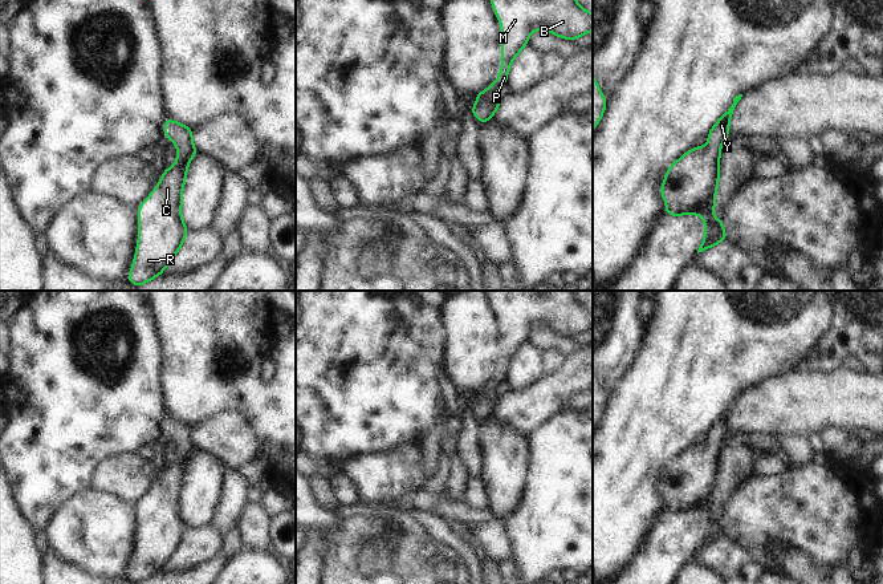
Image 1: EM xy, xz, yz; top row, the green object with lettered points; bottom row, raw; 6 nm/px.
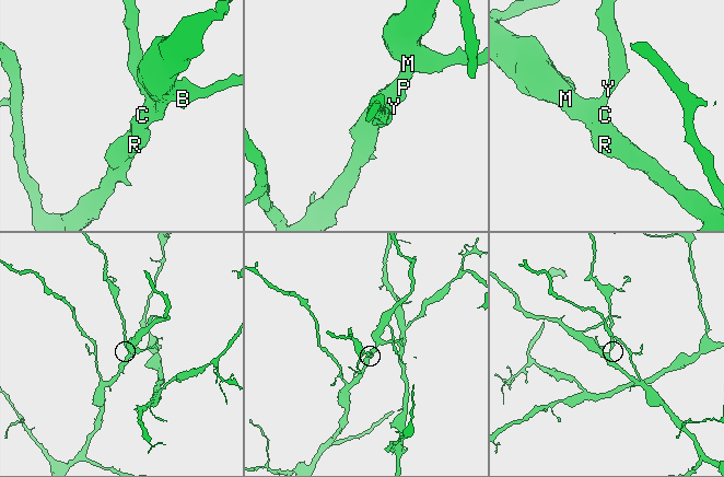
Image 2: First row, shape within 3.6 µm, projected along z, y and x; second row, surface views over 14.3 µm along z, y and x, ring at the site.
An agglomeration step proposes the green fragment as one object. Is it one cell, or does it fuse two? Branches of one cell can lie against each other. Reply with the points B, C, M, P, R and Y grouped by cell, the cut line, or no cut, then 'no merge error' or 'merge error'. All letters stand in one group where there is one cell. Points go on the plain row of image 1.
B C M P R Y | no cut | no merge error

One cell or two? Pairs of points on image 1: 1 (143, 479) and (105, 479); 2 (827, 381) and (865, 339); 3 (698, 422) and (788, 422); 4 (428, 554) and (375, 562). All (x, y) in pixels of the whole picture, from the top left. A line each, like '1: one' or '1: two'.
1: one
2: two
3: two
4: one

